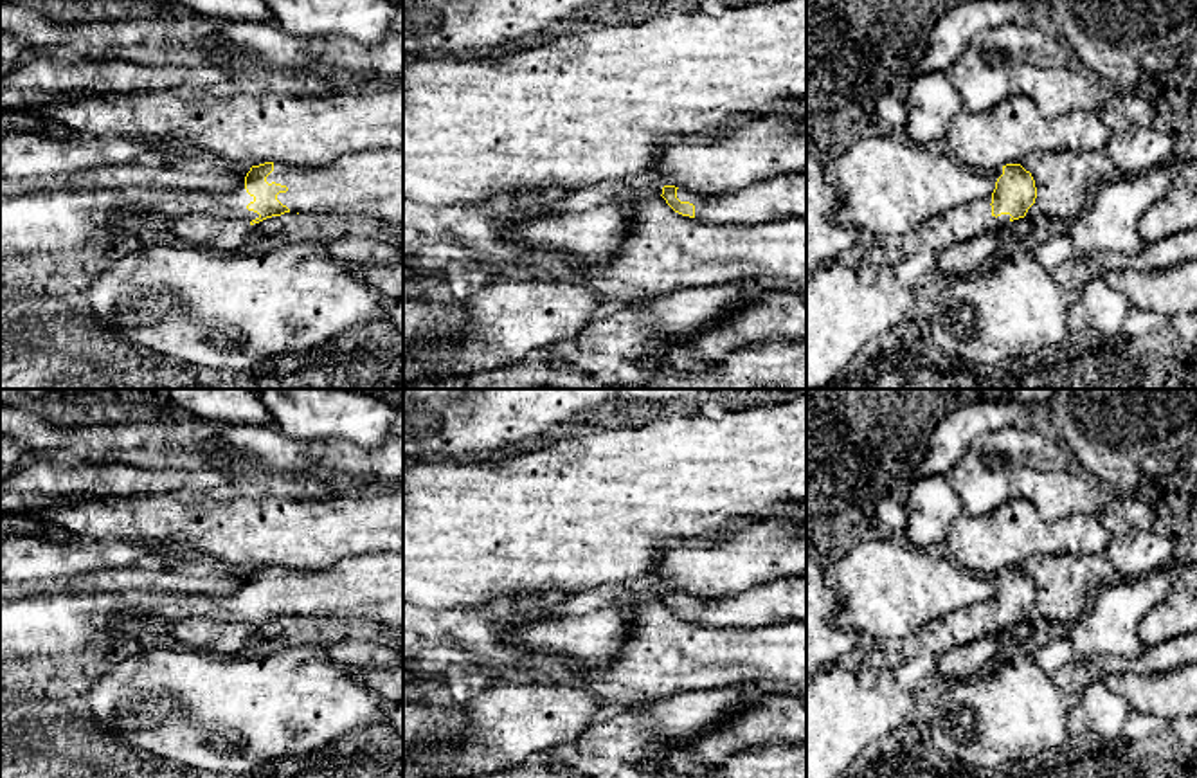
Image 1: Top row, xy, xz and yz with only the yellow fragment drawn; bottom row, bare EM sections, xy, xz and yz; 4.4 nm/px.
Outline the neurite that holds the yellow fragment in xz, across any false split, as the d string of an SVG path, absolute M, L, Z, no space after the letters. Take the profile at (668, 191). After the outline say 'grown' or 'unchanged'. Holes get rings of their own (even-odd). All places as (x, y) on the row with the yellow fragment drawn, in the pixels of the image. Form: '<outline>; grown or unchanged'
M806 173L783 175L716 196L697 196L682 187L664 185L661 196L675 213L715 225L806 218Z; grown

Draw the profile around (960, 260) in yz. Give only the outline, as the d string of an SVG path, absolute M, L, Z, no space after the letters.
M986 232L943 249L938 252L936 259L938 270L954 279L968 276L997 258L1003 241L1004 236L1001 232Z

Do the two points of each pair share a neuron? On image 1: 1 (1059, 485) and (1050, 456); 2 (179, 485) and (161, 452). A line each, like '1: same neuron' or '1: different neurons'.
1: different neurons
2: different neurons

